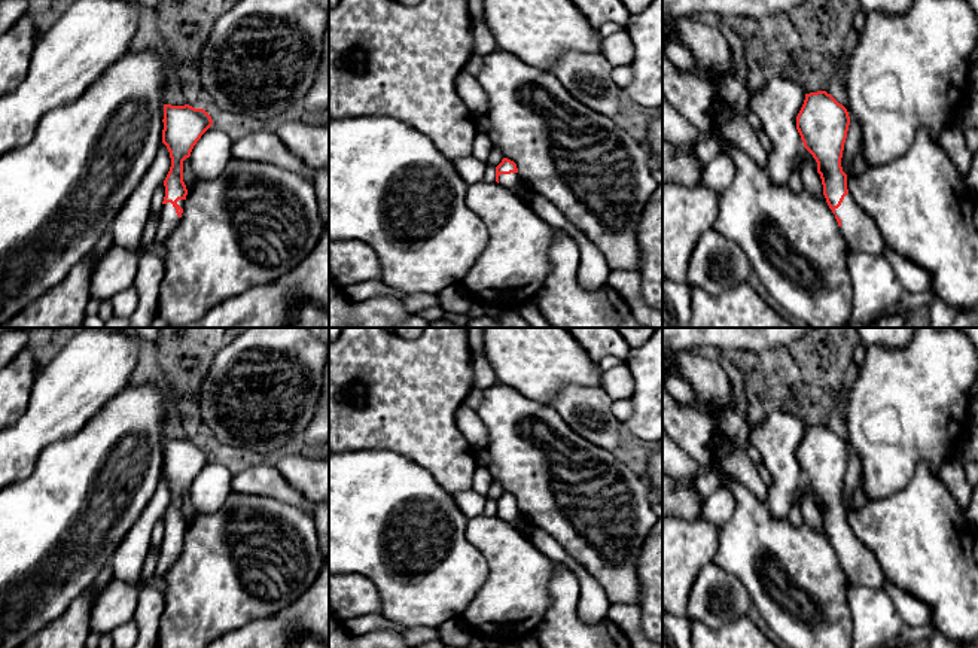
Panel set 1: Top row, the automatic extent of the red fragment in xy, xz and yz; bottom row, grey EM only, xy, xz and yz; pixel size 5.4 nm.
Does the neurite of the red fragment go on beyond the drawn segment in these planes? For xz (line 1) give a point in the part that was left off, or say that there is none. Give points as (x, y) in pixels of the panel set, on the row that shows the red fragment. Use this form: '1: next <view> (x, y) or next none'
1: next xz (511, 180)

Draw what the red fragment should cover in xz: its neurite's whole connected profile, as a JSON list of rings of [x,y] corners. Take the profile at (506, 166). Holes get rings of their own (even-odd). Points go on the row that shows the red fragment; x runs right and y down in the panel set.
[[[503,158],[502,162],[496,167],[496,182],[517,194],[517,186],[521,182],[517,164],[508,158]]]

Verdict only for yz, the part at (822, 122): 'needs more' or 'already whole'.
needs more

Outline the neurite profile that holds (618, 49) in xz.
[[[625,28],[603,37],[600,54],[610,63],[610,66],[628,66],[634,58],[634,45]]]

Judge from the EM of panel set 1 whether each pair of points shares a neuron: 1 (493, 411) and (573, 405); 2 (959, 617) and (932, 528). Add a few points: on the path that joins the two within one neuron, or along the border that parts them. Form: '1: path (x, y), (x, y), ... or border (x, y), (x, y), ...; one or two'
1: border (550, 404), (576, 432); two
2: path (957, 595), (932, 560), (932, 550); one

